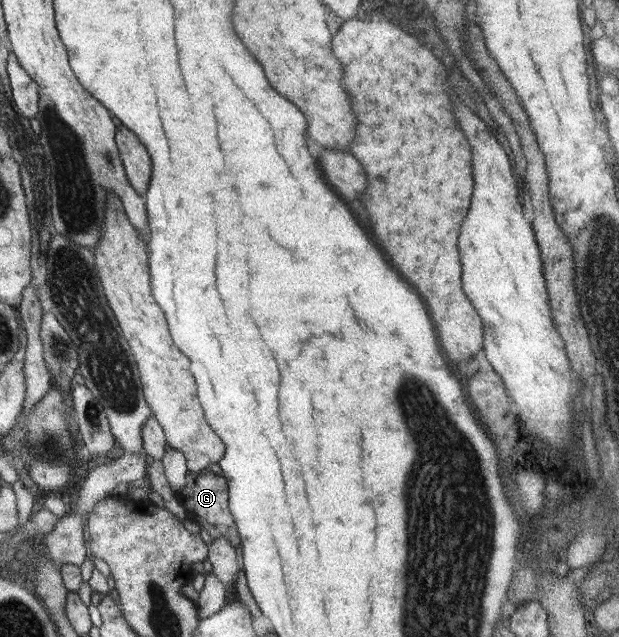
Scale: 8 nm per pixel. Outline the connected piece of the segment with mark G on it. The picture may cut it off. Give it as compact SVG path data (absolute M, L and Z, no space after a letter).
M206 469L198 475L187 473L185 479L185 489L173 492L185 513L191 513L198 527L205 529L212 540L215 537L225 537L231 547L239 547L240 539L232 515L228 510L227 483L222 474L214 474L209 469Z

